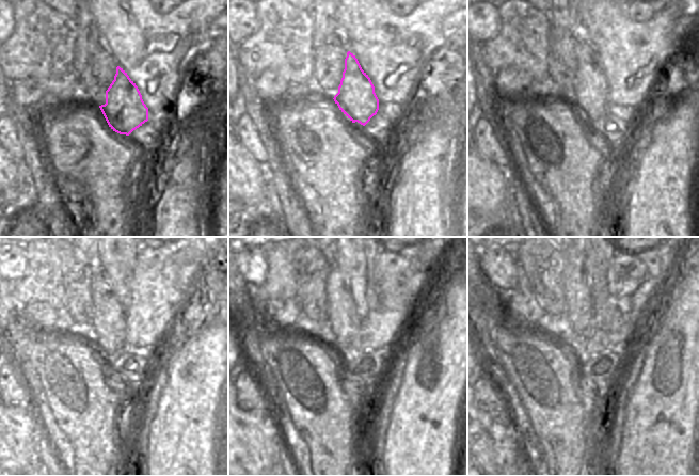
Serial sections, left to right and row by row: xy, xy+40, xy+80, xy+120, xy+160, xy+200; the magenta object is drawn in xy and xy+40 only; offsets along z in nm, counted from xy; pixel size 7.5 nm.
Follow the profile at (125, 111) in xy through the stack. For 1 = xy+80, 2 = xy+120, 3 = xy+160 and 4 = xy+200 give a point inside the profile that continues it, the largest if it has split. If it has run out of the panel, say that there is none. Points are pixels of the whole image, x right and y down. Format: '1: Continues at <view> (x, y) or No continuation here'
1: Continues at xy+80 (590, 95)
2: Continues at xy+120 (109, 326)
3: Continues at xy+160 (343, 315)
4: Continues at xy+200 (580, 301).

